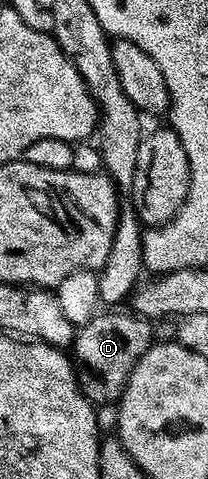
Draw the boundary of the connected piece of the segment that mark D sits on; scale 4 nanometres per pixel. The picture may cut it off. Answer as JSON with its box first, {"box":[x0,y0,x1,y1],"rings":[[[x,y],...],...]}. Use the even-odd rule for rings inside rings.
{"box":[74,309,154,405],"rings":[[[108,309],[103,313],[96,314],[86,326],[79,328],[76,333],[74,370],[80,381],[80,392],[94,405],[101,405],[100,403],[115,404],[119,400],[121,393],[124,392],[124,387],[128,384],[128,378],[134,365],[138,365],[140,358],[147,353],[148,348],[154,342],[153,324],[148,319],[137,313],[127,315],[126,312],[120,310],[124,309]]]}

